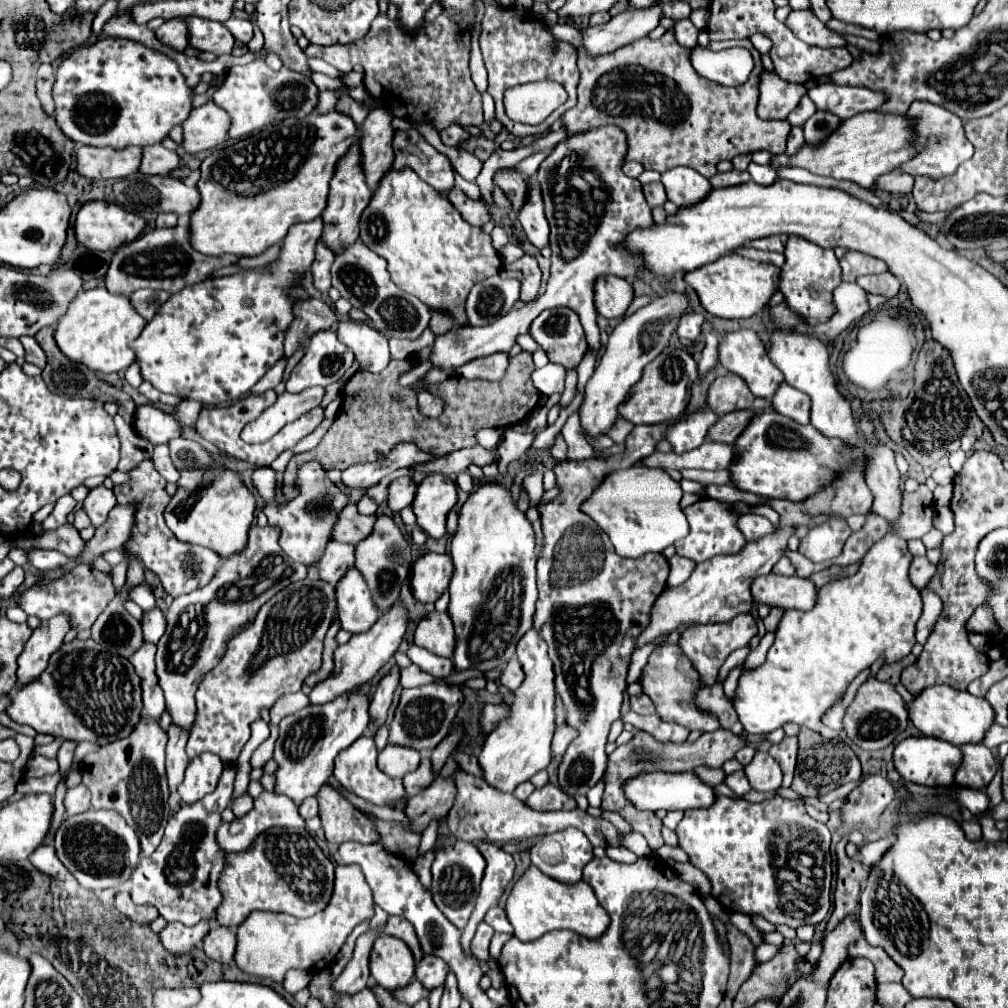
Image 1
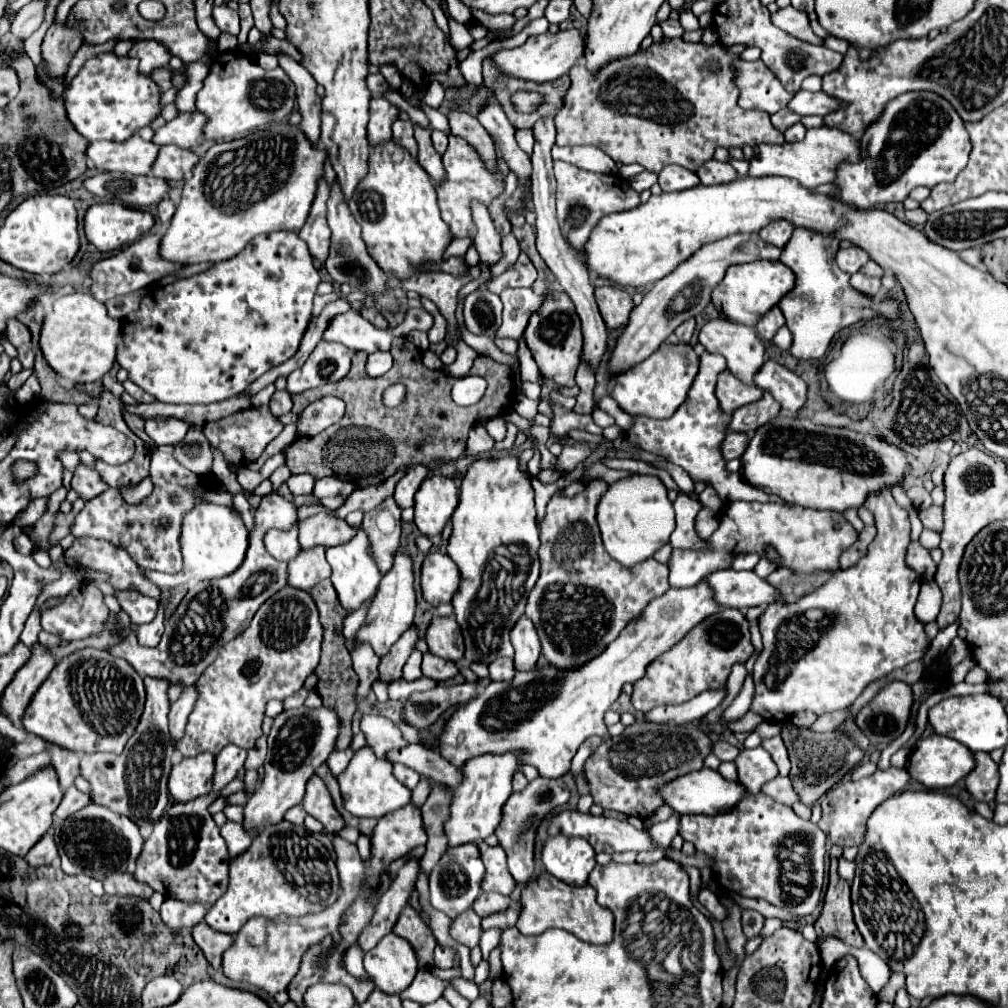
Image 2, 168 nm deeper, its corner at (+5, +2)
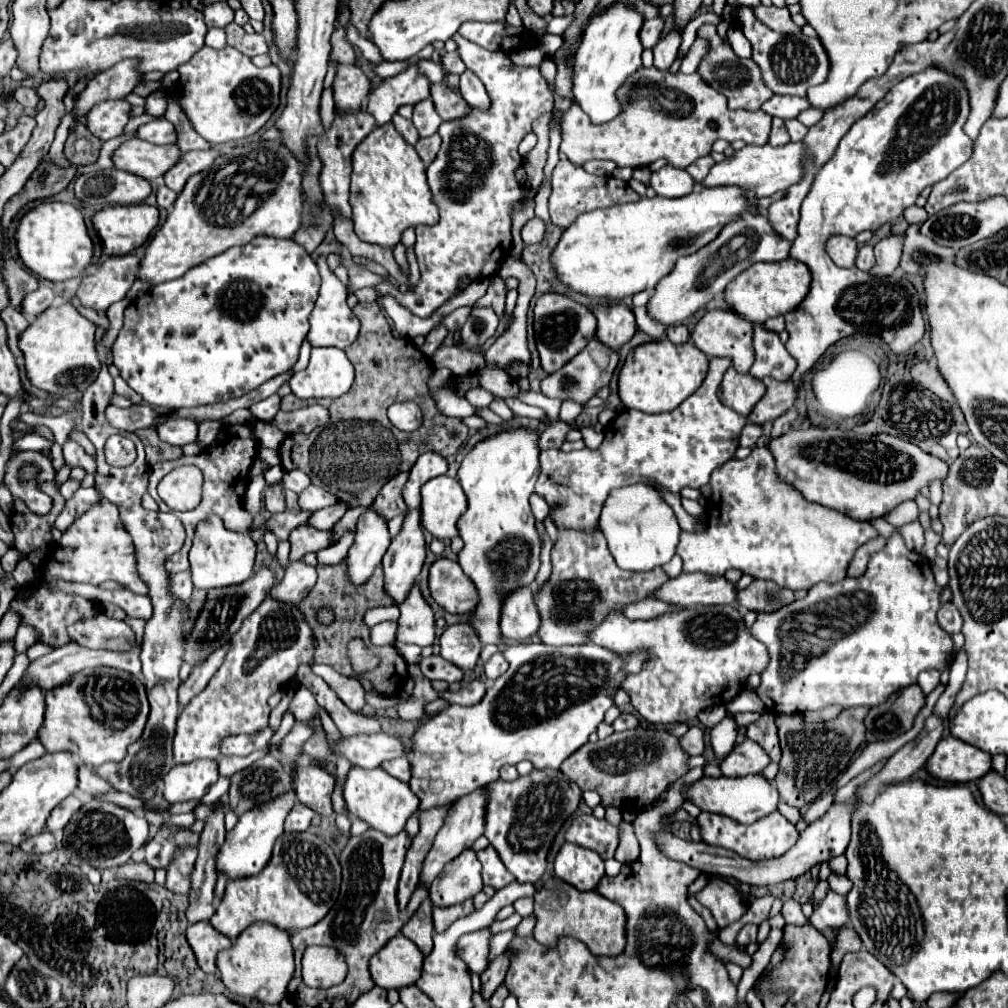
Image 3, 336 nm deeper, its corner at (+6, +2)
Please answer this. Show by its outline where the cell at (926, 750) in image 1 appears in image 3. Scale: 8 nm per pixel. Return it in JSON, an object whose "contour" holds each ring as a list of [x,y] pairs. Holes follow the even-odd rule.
{"contour":[[[947,736],[939,740],[933,756],[925,762],[925,770],[939,780],[971,782],[991,770],[991,756],[955,736]]]}

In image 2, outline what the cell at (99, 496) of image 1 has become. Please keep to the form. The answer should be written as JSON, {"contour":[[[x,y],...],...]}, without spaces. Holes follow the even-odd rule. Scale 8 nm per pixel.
{"contour":[[[78,464],[78,468],[74,470],[74,478],[72,478],[72,490],[80,492],[82,500],[90,500],[94,496],[98,496],[100,492],[104,492],[108,486],[102,484],[102,478],[98,476],[98,472],[86,464]]]}

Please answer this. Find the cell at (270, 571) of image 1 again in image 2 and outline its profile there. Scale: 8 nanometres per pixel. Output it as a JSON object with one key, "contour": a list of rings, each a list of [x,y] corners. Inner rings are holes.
{"contour":[[[270,492],[262,498],[254,518],[256,528],[250,532],[250,548],[242,566],[230,576],[198,582],[194,588],[190,588],[172,618],[168,618],[164,636],[156,648],[142,648],[134,632],[130,632],[122,642],[110,646],[108,652],[130,662],[140,674],[168,678],[170,684],[180,678],[184,688],[192,686],[198,676],[216,660],[220,646],[246,630],[260,604],[264,604],[264,600],[268,600],[286,584],[286,564],[274,560],[266,552],[262,538],[270,528],[290,528],[292,524],[296,524],[298,508],[292,502],[284,500],[280,494]]]}

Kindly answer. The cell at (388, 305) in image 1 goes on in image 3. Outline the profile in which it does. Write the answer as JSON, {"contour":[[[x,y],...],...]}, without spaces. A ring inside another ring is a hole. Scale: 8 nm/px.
{"contour":[[[365,110],[357,112],[357,116],[349,116],[349,120],[333,120],[329,132],[325,132],[317,148],[321,152],[323,170],[321,170],[321,188],[325,194],[325,204],[331,208],[331,216],[347,218],[351,220],[351,206],[349,206],[349,174],[351,174],[351,156],[357,148],[357,144],[375,128],[373,116],[369,116]]]}

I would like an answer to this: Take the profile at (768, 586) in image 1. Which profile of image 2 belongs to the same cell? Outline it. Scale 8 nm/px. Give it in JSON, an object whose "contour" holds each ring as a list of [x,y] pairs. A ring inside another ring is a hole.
{"contour":[[[728,568],[712,572],[704,580],[708,580],[714,600],[726,608],[766,608],[772,602],[780,602],[780,592],[754,572],[736,572]]]}

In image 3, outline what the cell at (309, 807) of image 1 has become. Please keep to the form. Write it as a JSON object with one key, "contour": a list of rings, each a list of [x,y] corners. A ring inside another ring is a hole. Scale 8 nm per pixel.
{"contour":[[[295,804],[293,810],[289,812],[287,820],[285,820],[285,830],[287,832],[301,832],[307,830],[311,826],[311,818],[315,816],[315,812],[311,808],[307,808],[305,804]]]}

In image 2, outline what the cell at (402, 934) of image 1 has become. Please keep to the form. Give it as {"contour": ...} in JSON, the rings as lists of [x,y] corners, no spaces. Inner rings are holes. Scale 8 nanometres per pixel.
{"contour":[[[406,906],[392,930],[394,934],[406,938],[412,946],[414,952],[418,956],[418,964],[420,968],[432,968],[434,962],[434,948],[436,948],[436,938],[430,930],[430,926],[426,924],[426,920],[422,920],[422,916],[418,916],[418,912],[414,912],[414,908]]]}

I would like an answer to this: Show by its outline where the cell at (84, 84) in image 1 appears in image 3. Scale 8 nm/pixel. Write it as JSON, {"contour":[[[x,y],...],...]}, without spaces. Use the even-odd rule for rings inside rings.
{"contour":[[[103,100],[97,102],[85,116],[87,130],[101,142],[111,140],[123,132],[129,120],[131,104],[127,100]]]}

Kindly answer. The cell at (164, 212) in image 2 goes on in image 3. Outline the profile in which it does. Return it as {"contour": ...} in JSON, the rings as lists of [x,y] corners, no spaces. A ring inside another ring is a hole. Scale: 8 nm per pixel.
{"contour":[[[159,182],[159,188],[157,188],[157,206],[169,210],[175,204],[175,200],[177,200],[177,194],[173,190],[169,190],[163,182]]]}

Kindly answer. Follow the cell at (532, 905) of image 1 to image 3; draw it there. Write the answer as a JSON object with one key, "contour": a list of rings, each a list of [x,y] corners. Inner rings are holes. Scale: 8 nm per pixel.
{"contour":[[[549,878],[535,892],[535,930],[533,938],[541,944],[553,946],[559,936],[573,936],[589,946],[597,956],[617,956],[625,948],[625,914],[623,908],[615,902],[605,900],[595,890],[579,892],[571,884],[561,882],[559,878]]]}

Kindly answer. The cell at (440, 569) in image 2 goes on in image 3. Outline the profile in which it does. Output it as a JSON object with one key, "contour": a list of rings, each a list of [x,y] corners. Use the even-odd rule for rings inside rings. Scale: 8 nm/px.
{"contour":[[[437,558],[431,564],[429,592],[431,592],[433,600],[449,614],[469,614],[469,610],[473,610],[473,604],[477,604],[477,588],[473,584],[473,580],[469,580],[469,576],[465,576],[465,572],[461,572],[461,566],[457,562],[447,560],[447,558]]]}

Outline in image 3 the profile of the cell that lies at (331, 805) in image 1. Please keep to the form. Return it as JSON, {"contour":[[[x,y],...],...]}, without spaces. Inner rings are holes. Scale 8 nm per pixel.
{"contour":[[[297,766],[295,792],[301,804],[315,810],[319,816],[331,816],[331,794],[335,780],[317,766]]]}

